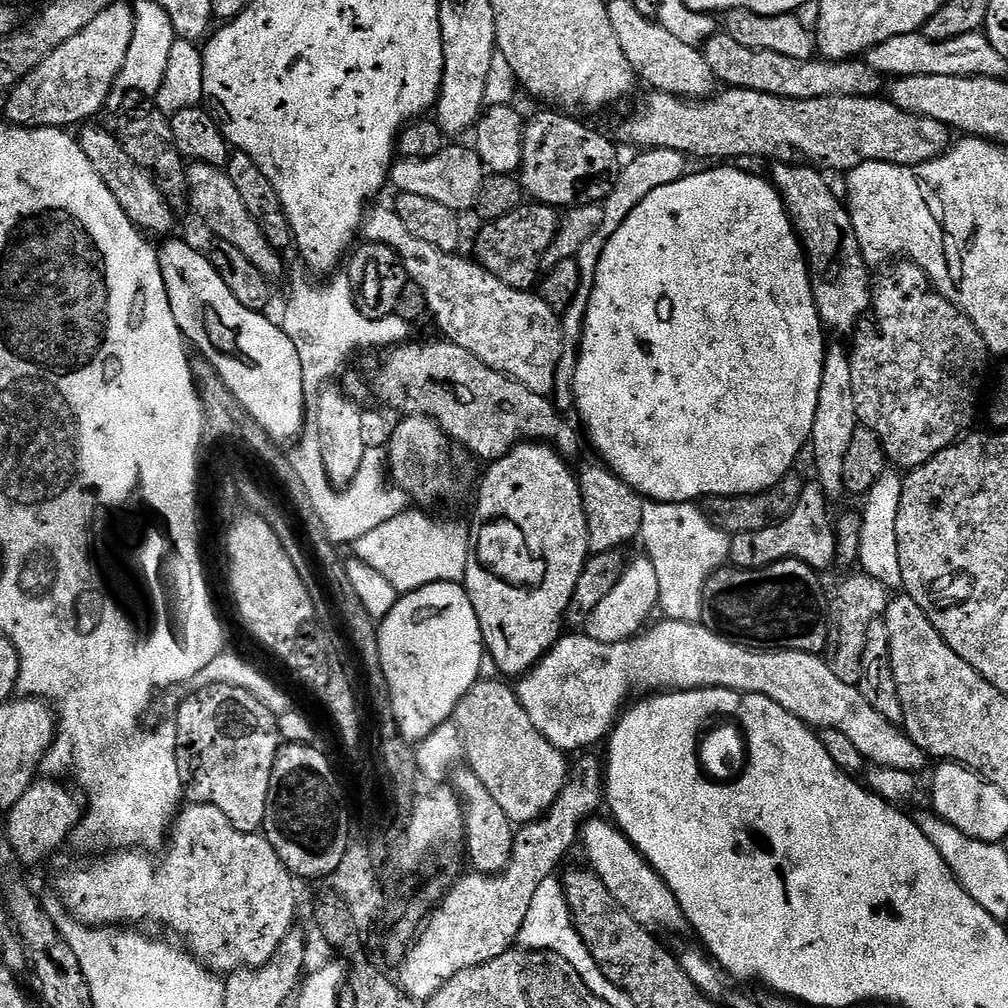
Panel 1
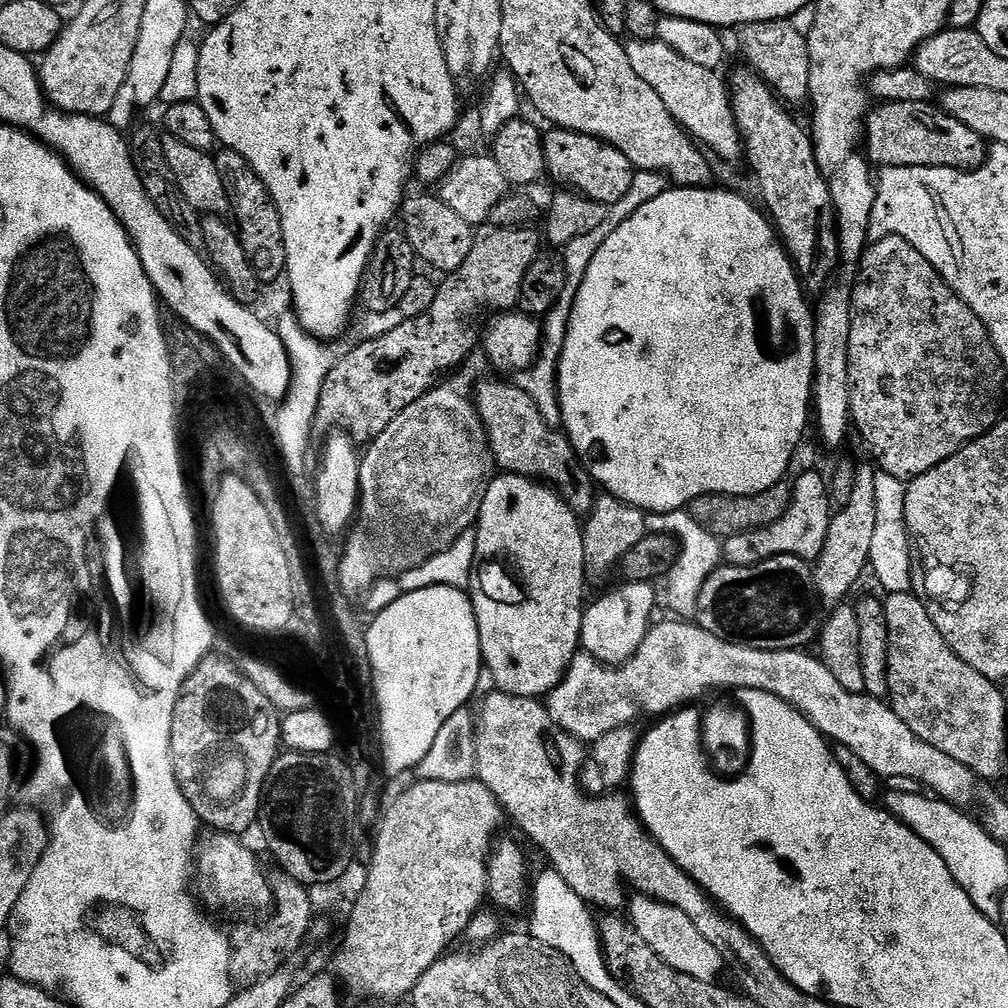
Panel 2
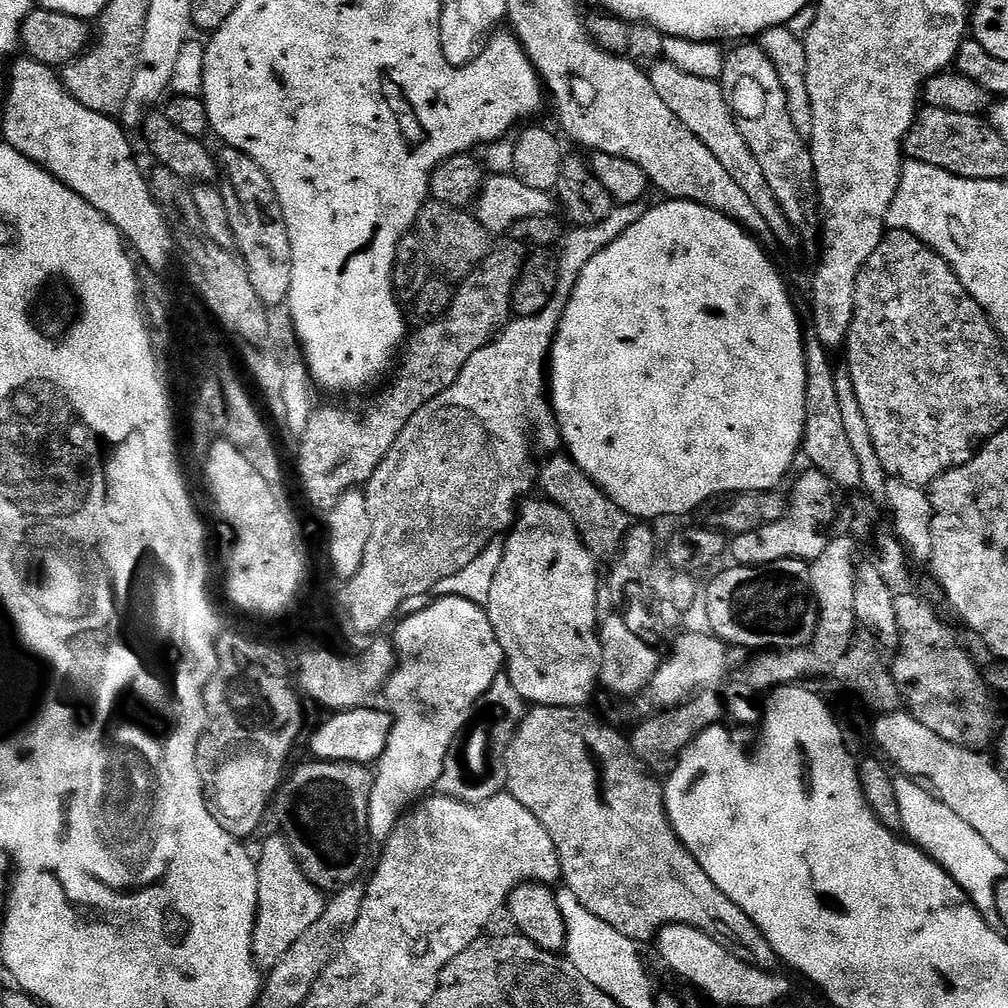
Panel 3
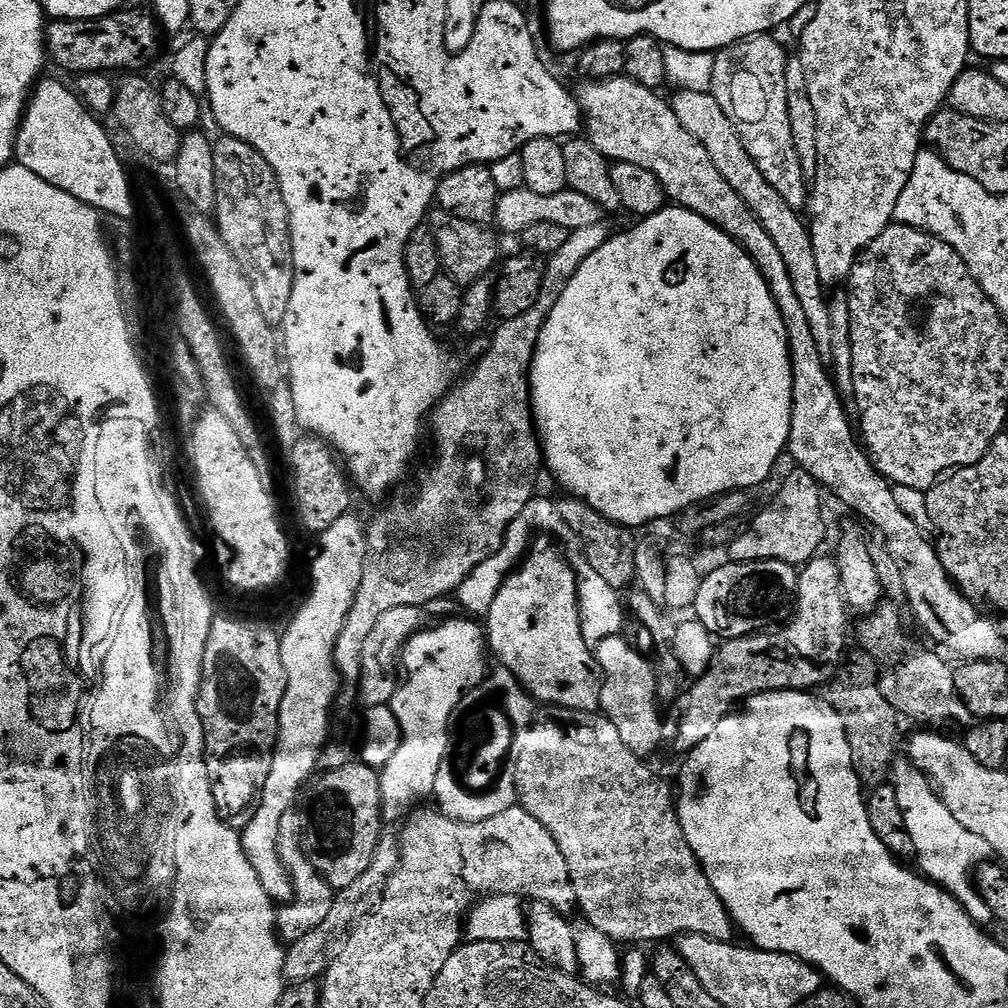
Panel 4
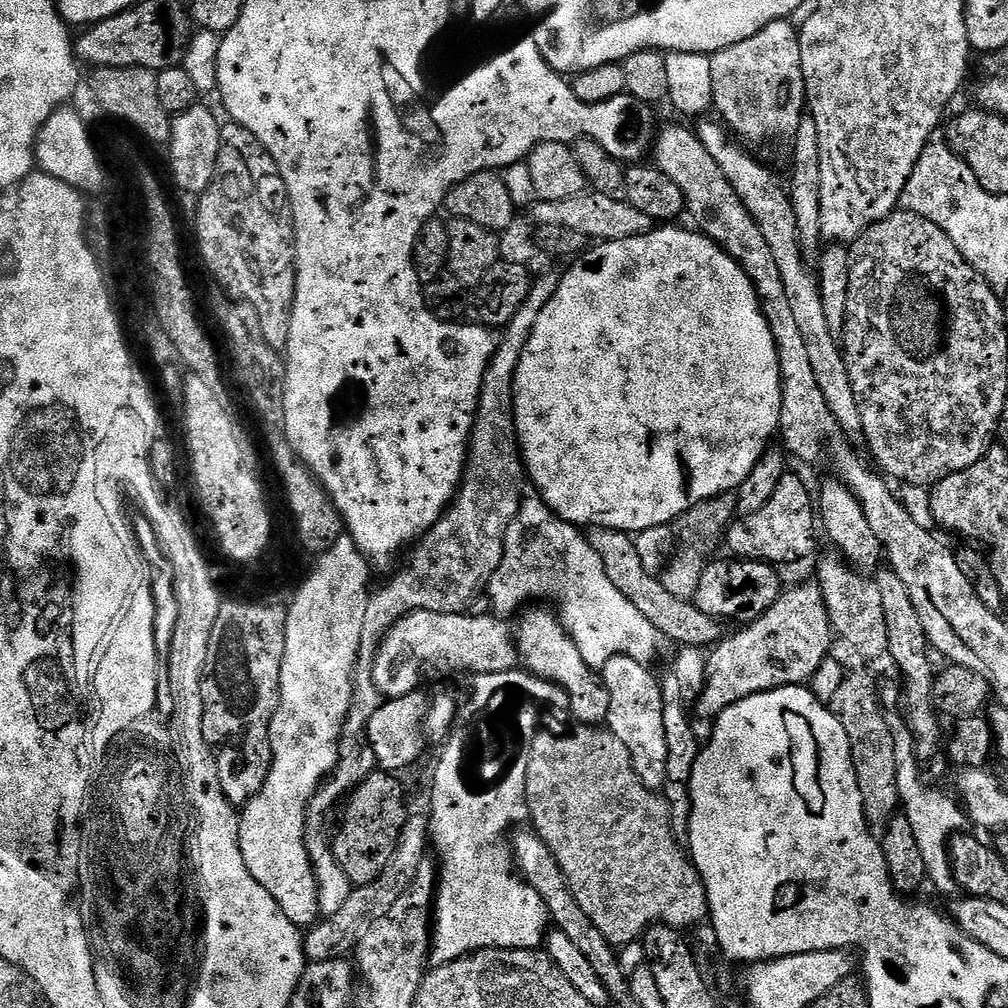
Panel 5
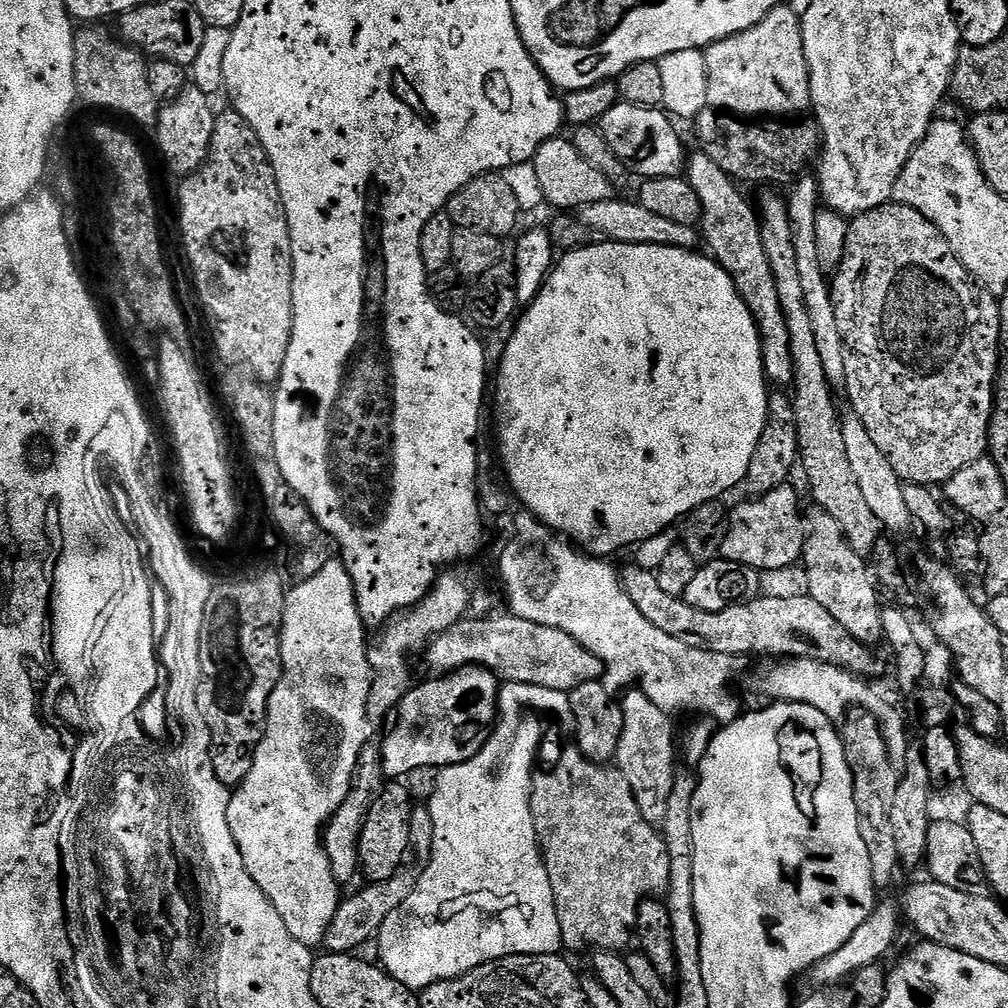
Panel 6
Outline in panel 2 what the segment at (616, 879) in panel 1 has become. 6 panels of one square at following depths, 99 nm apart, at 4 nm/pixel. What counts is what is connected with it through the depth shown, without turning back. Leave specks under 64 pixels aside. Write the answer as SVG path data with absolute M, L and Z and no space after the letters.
M636 894L633 897L626 908L627 913L629 911L632 914L630 923L638 930L638 934L642 934L643 940L654 950L654 954L658 954L658 958L666 962L666 966L674 966L674 970L690 974L690 978L713 982L721 979L720 971L726 968L724 953L698 931L698 926L694 926L694 922L690 922L690 918L682 914L682 910L672 904L663 904L653 896Z

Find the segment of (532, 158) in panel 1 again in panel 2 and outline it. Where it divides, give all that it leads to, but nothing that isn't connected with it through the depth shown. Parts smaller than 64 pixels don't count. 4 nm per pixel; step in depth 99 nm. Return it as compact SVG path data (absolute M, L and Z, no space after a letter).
M556 128L544 136L544 167L549 177L564 183L561 185L609 206L622 202L630 194L630 182L634 182L637 171L622 150L590 134L568 132L564 128Z

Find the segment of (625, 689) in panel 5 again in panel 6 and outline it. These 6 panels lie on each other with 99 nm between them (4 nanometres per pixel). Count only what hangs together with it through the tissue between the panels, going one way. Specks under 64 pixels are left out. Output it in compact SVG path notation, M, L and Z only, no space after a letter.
M639 690L625 691L619 705L624 725L614 764L626 782L630 782L630 790L634 790L634 798L638 802L638 810L642 810L642 816L651 824L659 826L666 818L678 767L678 736L676 740L676 732L672 729L673 717L654 706L654 702L650 702L650 698Z

